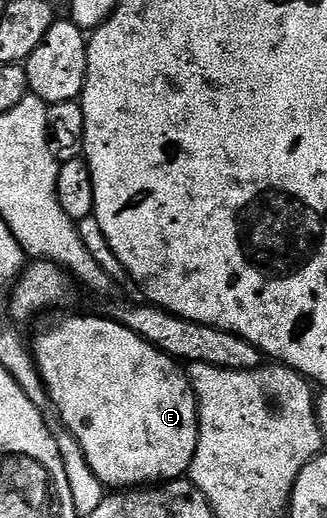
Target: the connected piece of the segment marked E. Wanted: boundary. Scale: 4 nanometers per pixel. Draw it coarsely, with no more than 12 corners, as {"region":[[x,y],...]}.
{"region":[[67,316],[35,366],[101,483],[186,477],[199,405],[172,356]]}

